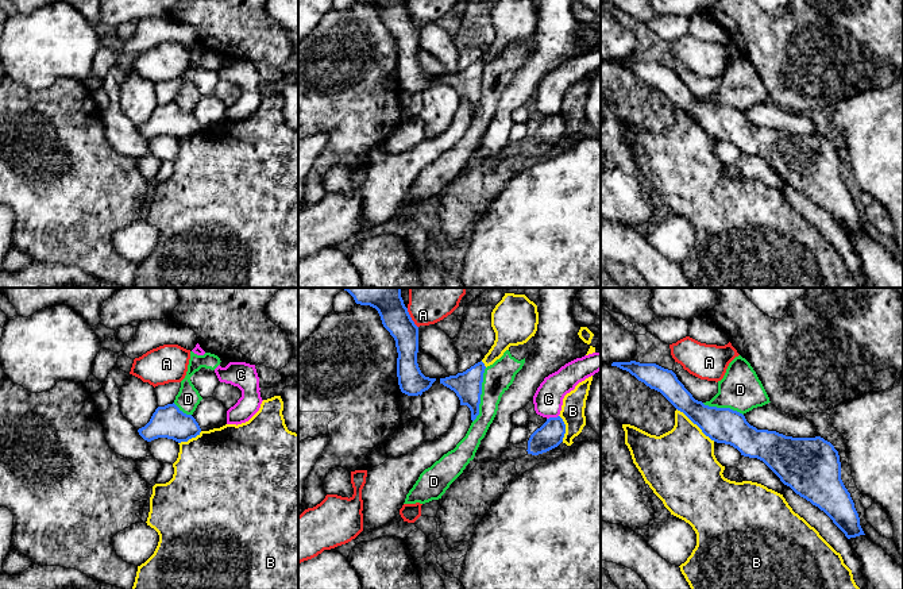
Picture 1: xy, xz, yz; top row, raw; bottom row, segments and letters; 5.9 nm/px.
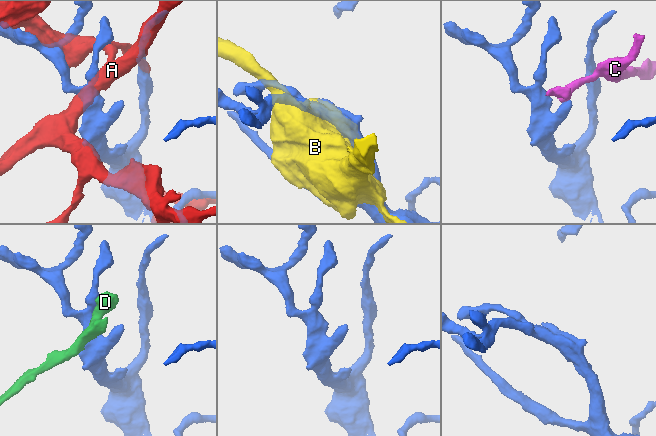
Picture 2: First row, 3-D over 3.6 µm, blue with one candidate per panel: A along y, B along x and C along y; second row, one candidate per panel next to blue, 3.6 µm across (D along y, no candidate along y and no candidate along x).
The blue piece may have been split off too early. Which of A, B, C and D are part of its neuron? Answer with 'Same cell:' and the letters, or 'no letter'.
Same cell: no letter

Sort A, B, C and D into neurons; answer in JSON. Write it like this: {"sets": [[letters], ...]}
{"sets": [["A"], ["B"], ["C"], ["D"]]}

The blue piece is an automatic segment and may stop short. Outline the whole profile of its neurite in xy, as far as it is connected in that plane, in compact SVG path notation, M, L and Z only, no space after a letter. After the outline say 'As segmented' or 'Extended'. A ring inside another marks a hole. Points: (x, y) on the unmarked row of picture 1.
M173 100L158 104L150 119L139 126L138 130L147 139L167 135L181 140L200 132L201 126L192 112L184 111Z. As segmented

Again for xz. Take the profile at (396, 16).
M356 0L375 5L383 24L395 38L398 50L397 74L402 91L421 93L436 76L425 74L417 61L418 24L412 18L404 0Z. As segmented

